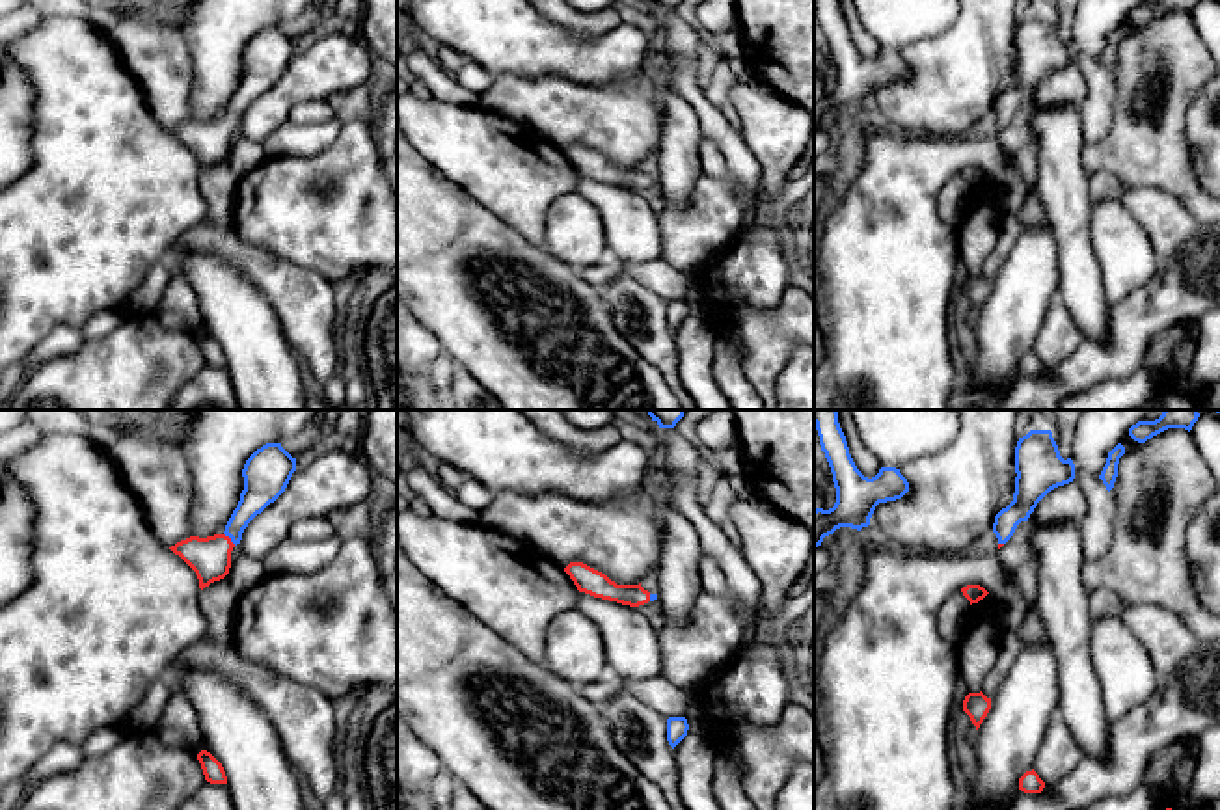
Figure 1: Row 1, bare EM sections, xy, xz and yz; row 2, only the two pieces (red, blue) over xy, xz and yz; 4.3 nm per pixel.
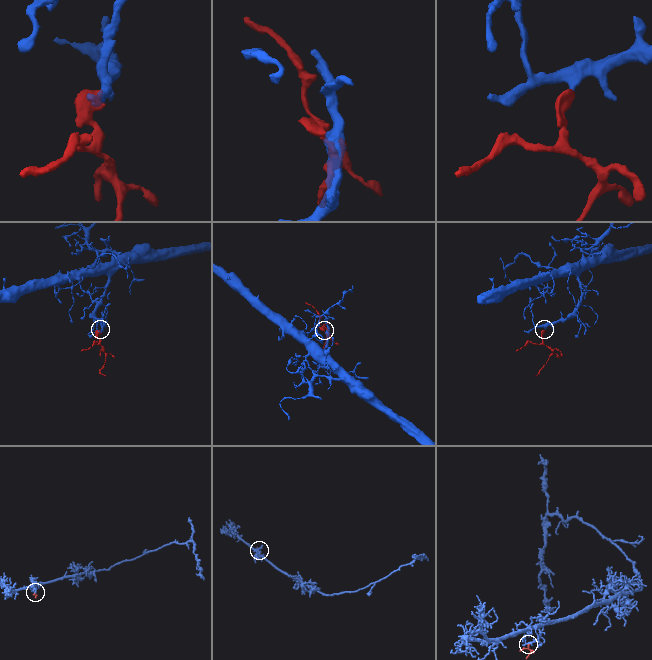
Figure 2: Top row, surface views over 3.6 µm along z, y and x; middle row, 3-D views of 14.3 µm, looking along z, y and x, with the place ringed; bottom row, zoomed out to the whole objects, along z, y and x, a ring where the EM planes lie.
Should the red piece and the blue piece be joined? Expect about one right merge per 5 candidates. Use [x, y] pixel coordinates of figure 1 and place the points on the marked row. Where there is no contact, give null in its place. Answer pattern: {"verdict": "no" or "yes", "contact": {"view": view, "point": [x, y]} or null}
{"verdict": "yes", "contact": {"view": "xy", "point": [230, 539]}}

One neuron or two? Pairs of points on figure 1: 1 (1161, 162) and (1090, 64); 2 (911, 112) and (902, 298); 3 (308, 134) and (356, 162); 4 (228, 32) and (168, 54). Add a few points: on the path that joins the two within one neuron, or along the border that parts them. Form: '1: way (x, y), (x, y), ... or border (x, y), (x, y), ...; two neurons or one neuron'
1: border (1107, 75), (1111, 129); two neurons
2: border (878, 120), (896, 129), (952, 138); two neurons
3: border (343, 125), (325, 149), (313, 155), (285, 157); two neurons
4: border (177, 23), (190, 56), (192, 90); two neurons

